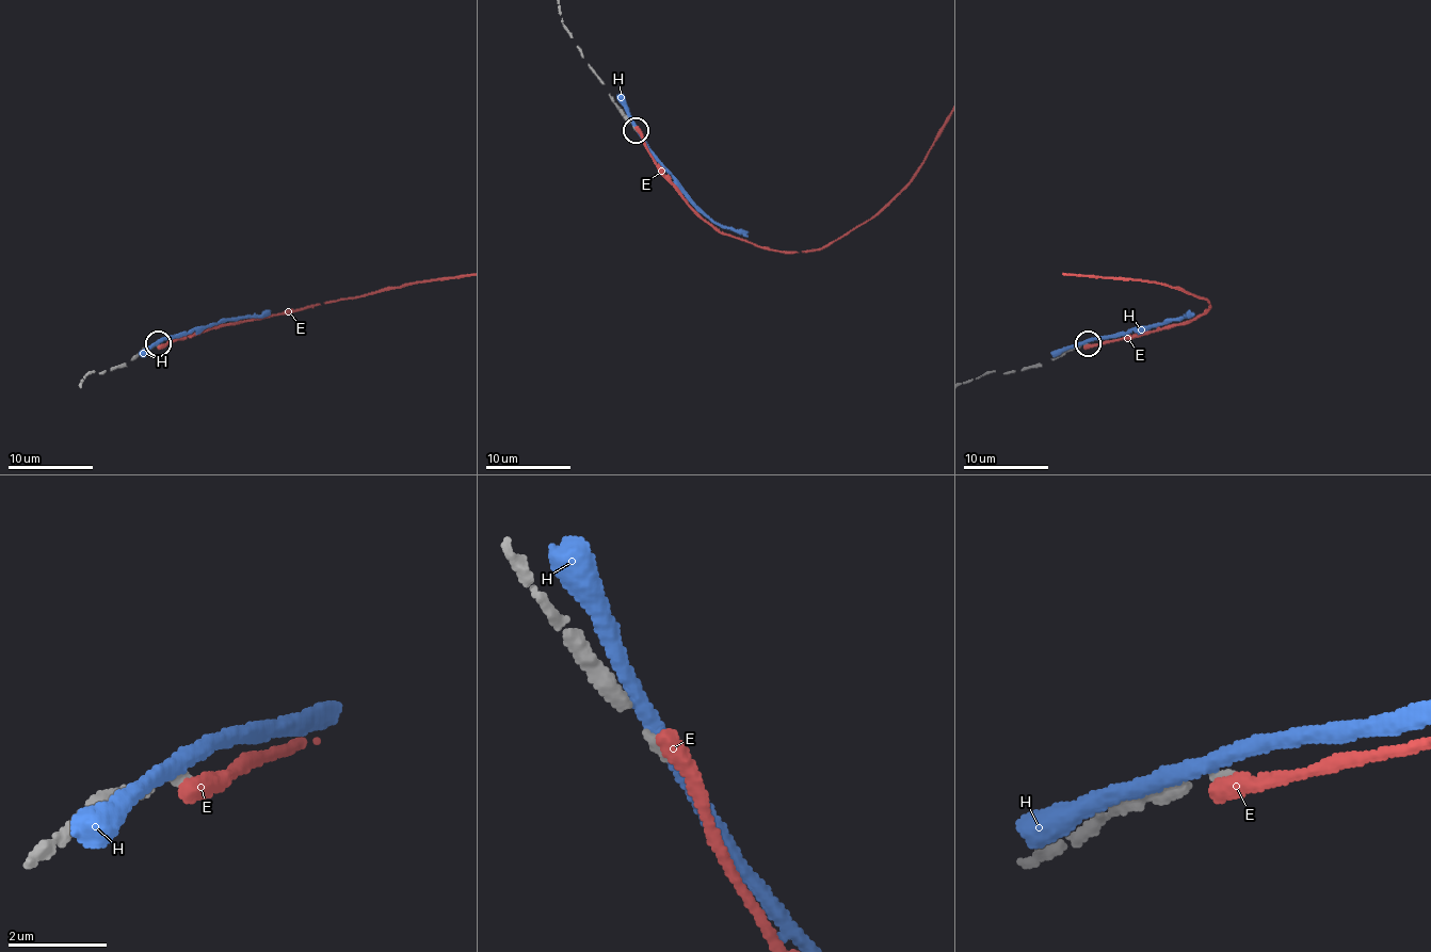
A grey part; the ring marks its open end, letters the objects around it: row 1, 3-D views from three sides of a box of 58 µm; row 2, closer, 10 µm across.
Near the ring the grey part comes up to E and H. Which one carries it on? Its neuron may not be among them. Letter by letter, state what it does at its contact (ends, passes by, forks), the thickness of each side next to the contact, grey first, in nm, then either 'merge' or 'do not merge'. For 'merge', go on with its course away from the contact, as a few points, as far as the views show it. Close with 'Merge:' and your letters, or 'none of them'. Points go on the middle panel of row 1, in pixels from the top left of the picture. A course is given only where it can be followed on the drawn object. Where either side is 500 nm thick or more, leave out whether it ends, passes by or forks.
E: it ends there; 190 nm thick on the grey side, 420 nm on the other; do not merge
H: it passes by; 190 nm thick on the grey side, 320 nm on the other; do not merge
Merge: none of them

